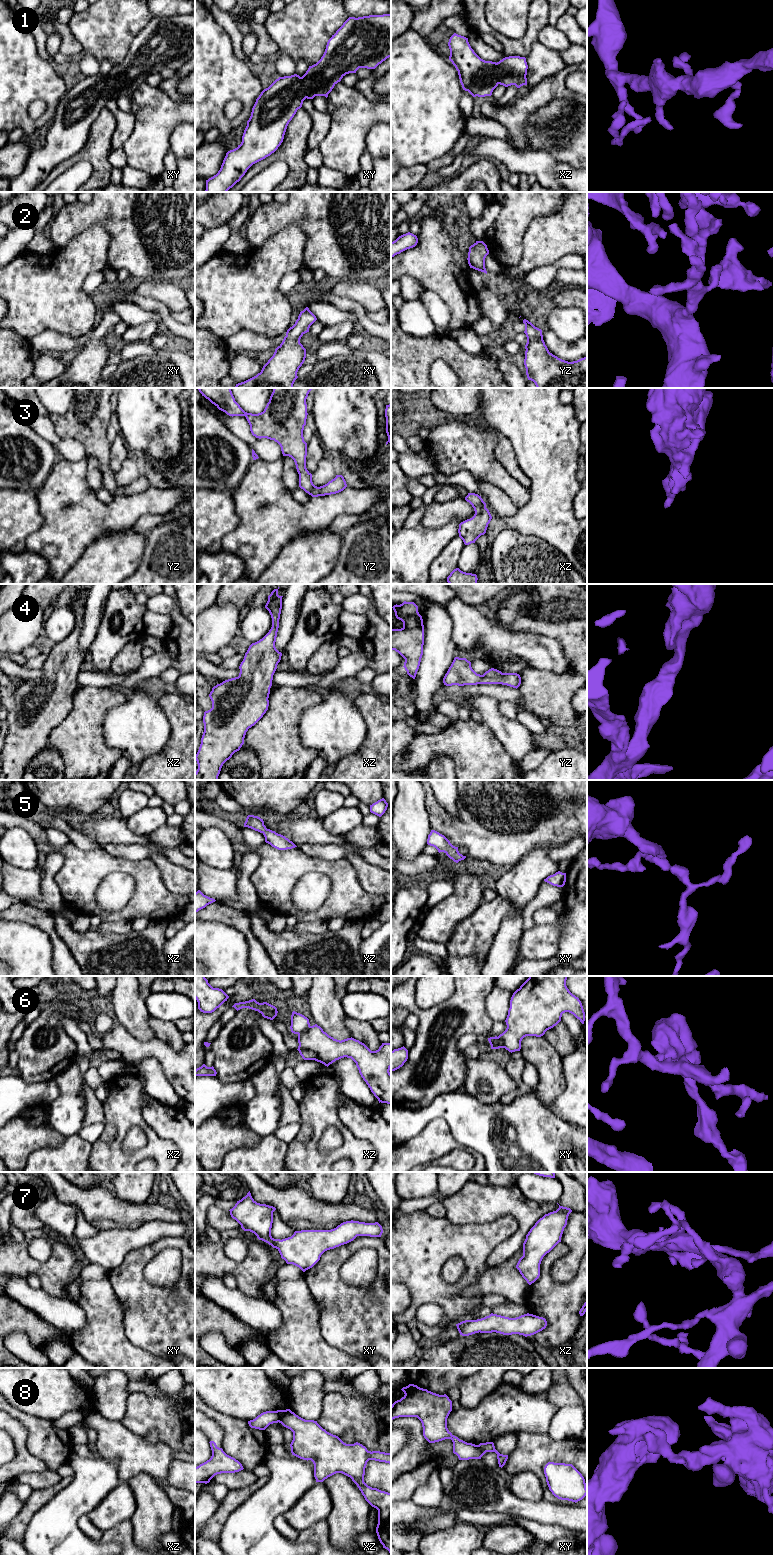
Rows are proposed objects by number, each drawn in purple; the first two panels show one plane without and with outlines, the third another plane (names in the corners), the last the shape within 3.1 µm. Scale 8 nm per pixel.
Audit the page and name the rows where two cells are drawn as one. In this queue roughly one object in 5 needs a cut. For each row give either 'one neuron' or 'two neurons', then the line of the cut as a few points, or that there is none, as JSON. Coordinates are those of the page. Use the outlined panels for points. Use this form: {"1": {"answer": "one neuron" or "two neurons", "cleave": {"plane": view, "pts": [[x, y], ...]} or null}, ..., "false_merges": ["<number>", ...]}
{"1": {"answer": "one neuron", "cleave": null}, "2": {"answer": "one neuron", "cleave": null}, "3": {"answer": "one neuron", "cleave": null}, "4": {"answer": "one neuron", "cleave": null}, "5": {"answer": "one neuron", "cleave": null}, "6": {"answer": "two neurons", "cleave": {"plane": "xz", "pts": [[310, 1026], [298, 1034]]}}, "7": {"answer": "one neuron", "cleave": null}, "8": {"answer": "two neurons", "cleave": {"plane": "xz", "pts": [[291, 1411], [287, 1412], [278, 1421]]}}, "false_merges": ["6", "8"]}

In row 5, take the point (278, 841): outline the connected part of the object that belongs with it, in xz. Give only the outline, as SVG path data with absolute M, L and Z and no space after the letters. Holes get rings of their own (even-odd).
M248 815L244 823L244 827L248 827L262 833L265 837L265 842L278 850L287 850L297 847L285 836L267 829L264 825L263 819L258 816Z

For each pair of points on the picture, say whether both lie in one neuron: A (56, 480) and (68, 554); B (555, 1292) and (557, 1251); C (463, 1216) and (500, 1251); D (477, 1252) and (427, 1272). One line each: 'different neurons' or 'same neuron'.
A: same neuron
B: same neuron
C: same neuron
D: same neuron

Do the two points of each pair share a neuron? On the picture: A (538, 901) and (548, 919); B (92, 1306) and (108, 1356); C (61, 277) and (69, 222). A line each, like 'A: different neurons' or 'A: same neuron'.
A: different neurons
B: same neuron
C: different neurons

